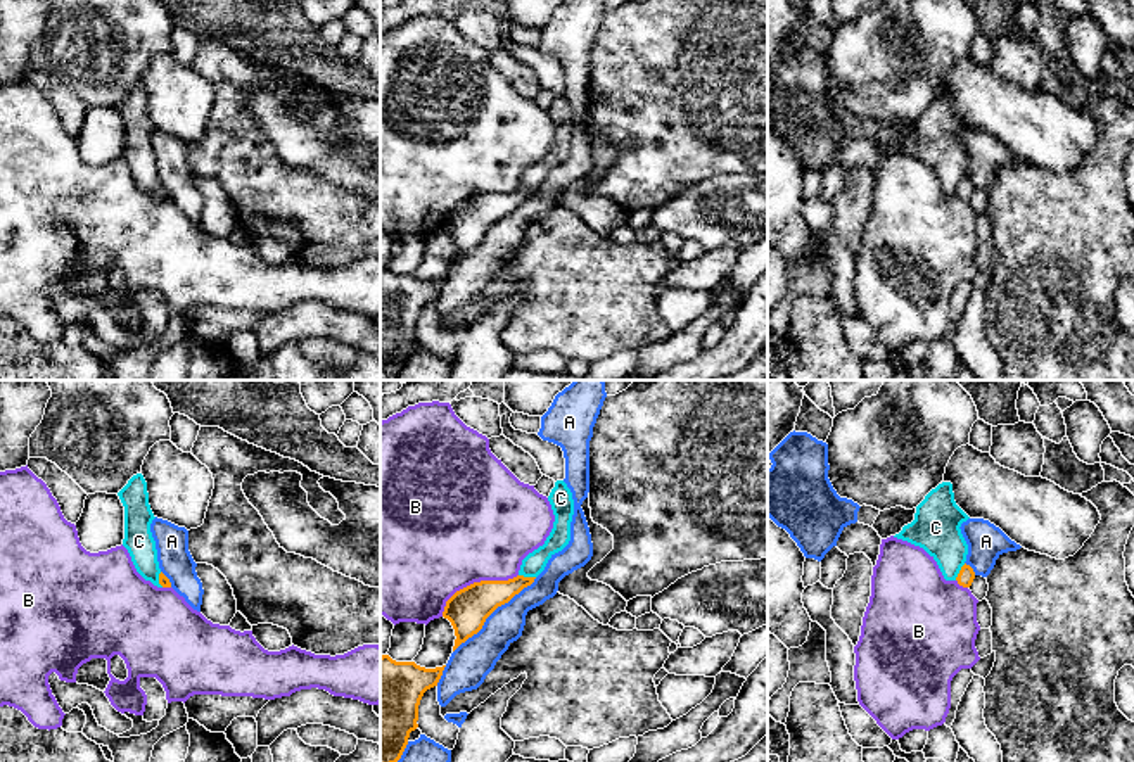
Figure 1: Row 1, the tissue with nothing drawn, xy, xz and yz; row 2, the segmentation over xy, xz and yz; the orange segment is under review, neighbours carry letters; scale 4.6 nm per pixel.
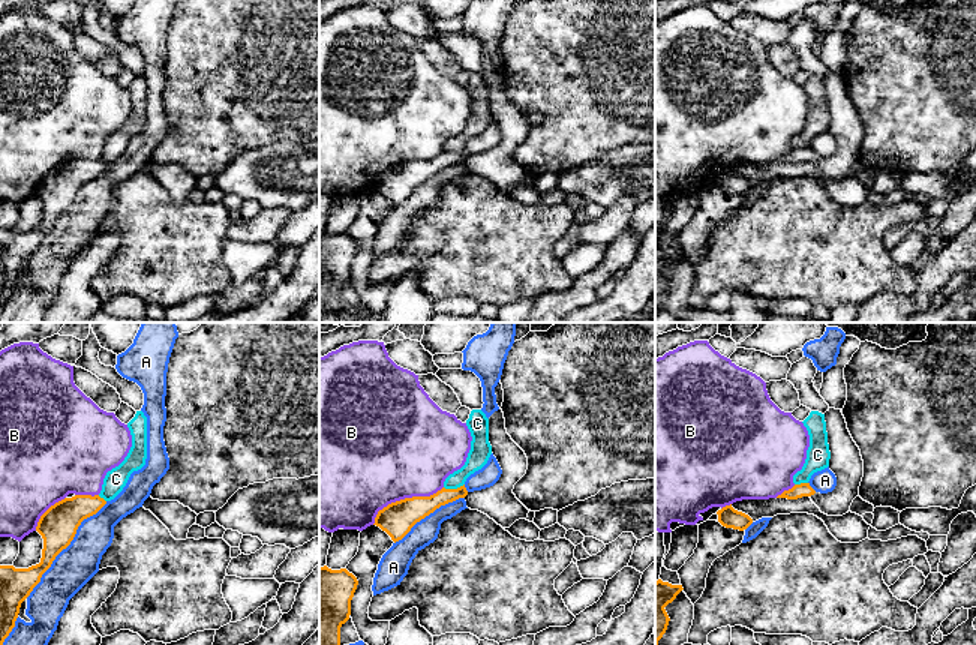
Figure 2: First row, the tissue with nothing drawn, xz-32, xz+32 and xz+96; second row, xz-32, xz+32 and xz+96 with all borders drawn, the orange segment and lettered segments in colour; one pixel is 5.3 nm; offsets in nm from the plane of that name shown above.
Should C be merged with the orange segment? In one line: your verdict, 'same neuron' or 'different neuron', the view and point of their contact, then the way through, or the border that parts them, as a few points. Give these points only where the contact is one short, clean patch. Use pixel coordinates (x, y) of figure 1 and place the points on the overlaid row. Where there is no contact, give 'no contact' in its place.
different neuron; meets orange in xz at (528, 577); border along xz (519, 574), (535, 577)

